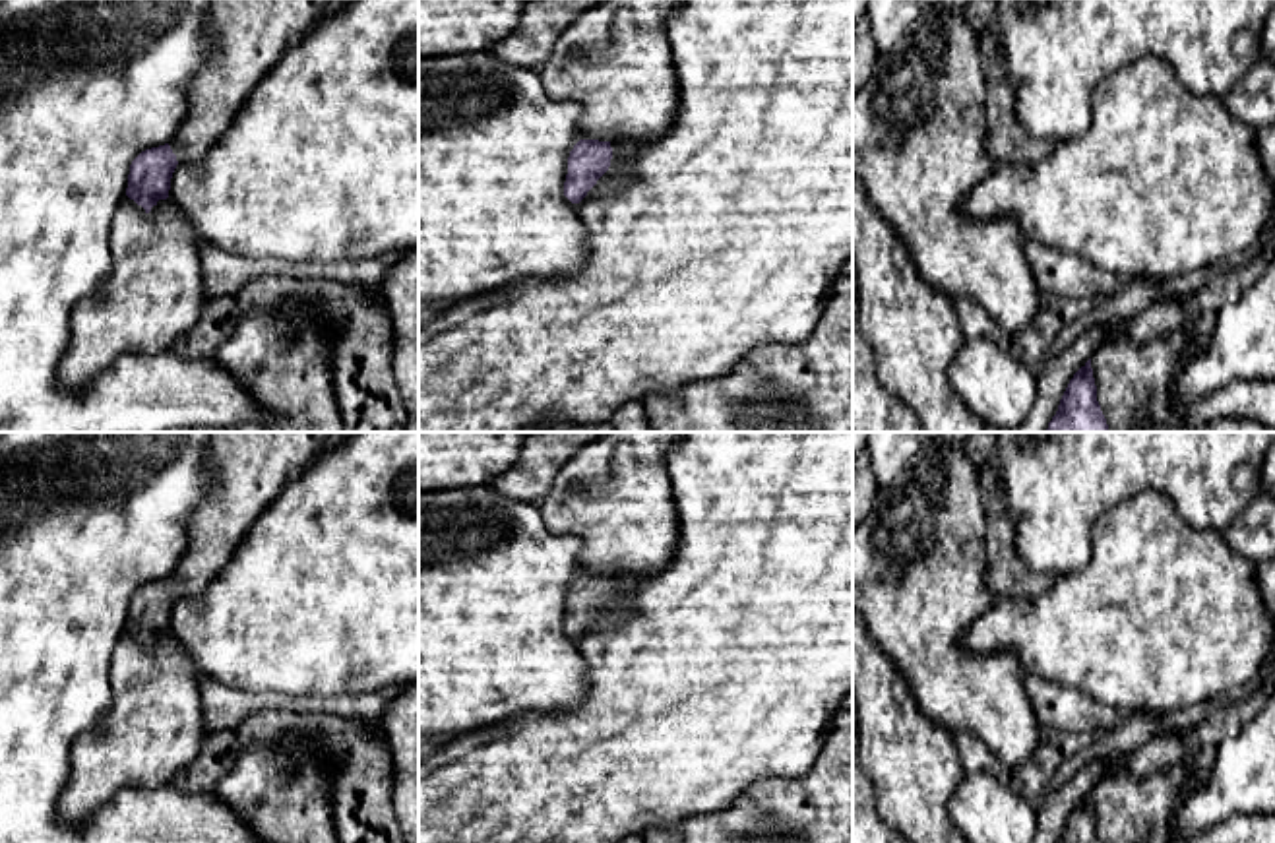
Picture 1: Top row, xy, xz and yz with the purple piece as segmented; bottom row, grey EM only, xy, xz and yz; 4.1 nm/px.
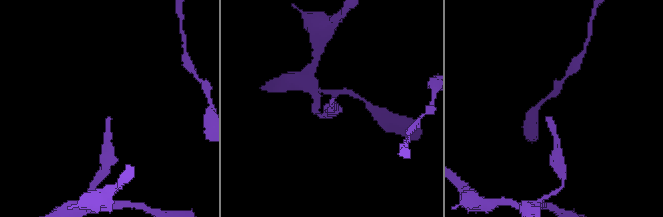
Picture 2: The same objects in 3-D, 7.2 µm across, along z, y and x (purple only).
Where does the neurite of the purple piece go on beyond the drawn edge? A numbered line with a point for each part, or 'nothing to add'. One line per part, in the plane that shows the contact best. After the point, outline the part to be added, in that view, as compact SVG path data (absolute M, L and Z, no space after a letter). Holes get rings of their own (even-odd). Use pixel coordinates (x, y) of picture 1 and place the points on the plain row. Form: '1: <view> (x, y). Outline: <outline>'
1: xz (621, 607). Outline: M616 572L610 576L612 593L605 607L608 622L624 622L636 612L636 587L641 576L636 572Z

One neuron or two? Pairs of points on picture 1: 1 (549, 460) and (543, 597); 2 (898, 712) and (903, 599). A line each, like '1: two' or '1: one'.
1: two
2: two

